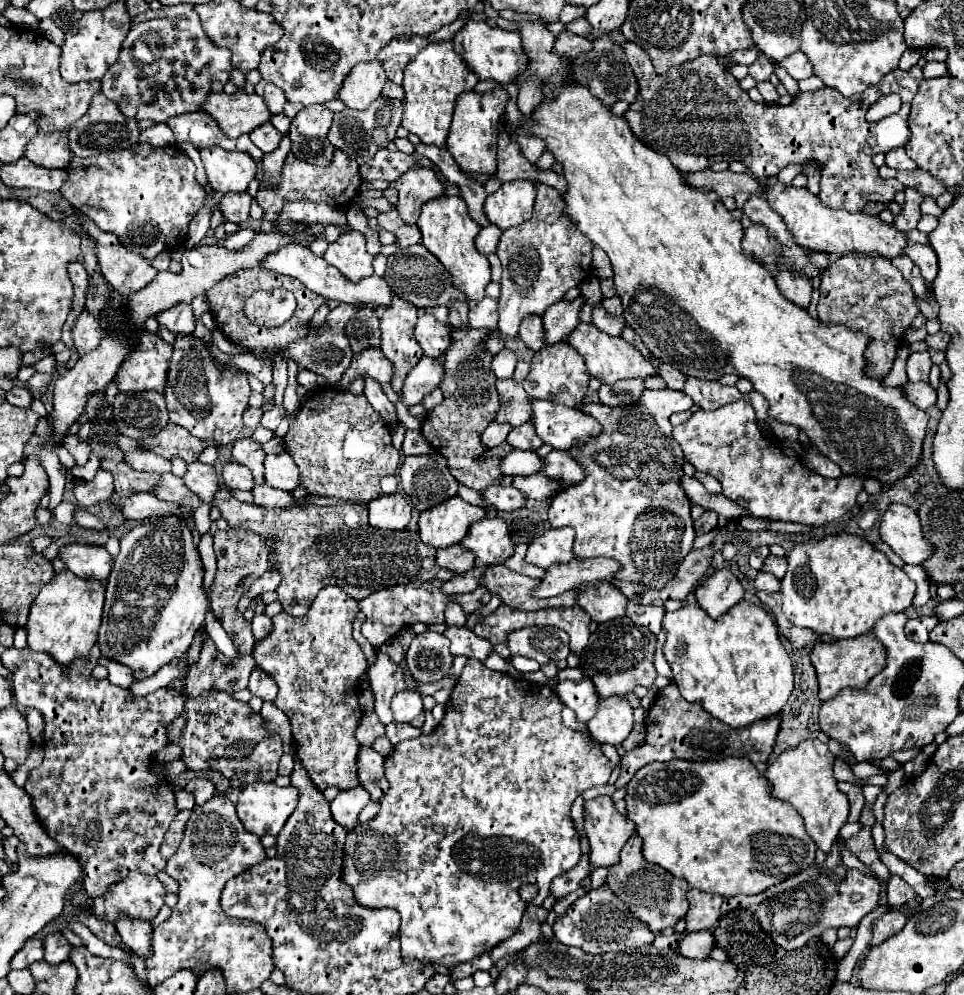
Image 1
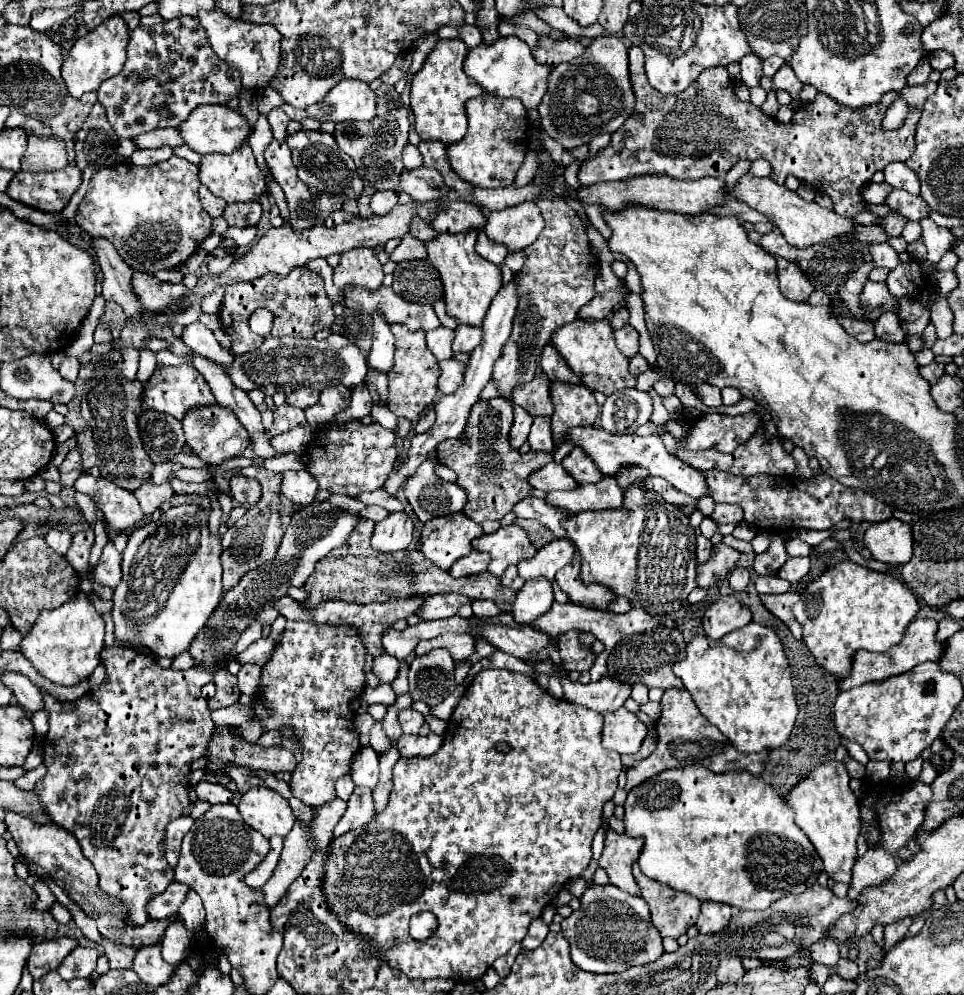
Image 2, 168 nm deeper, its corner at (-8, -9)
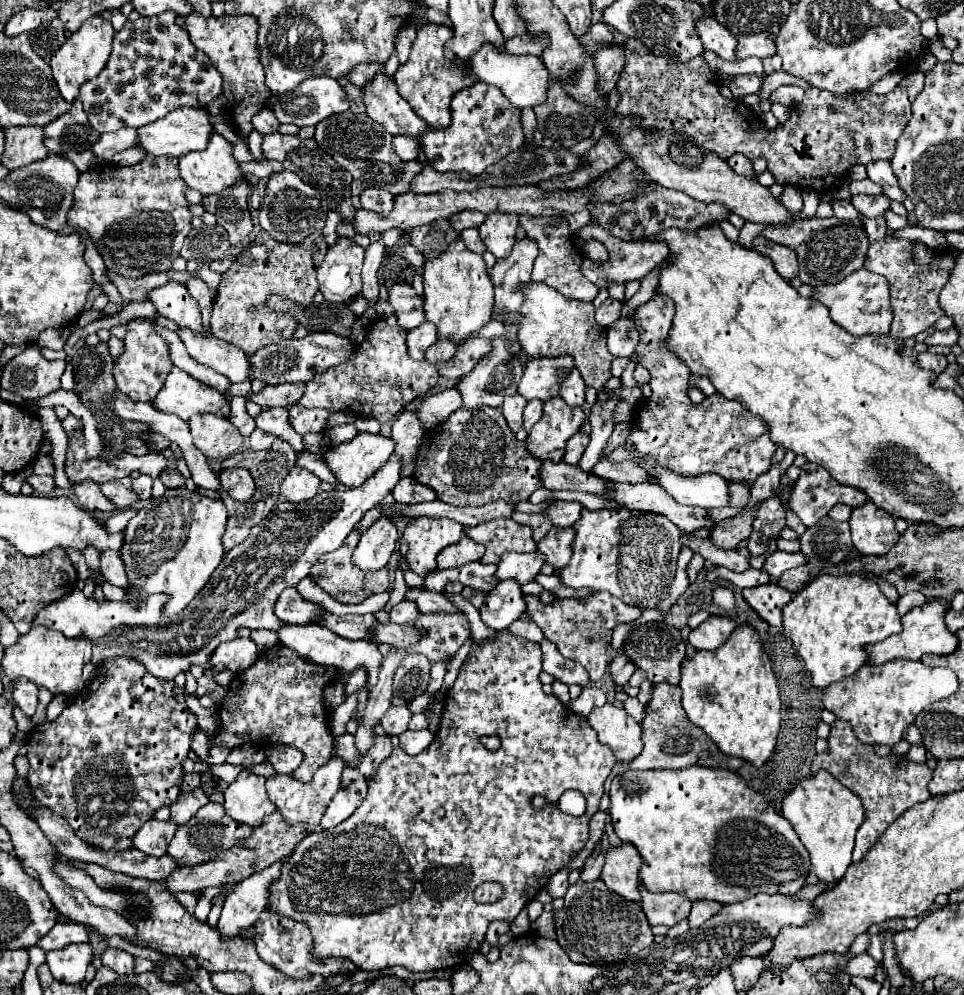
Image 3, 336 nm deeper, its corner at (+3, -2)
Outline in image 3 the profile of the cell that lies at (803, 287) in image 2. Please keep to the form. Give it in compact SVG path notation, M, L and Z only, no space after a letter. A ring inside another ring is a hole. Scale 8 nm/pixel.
M757 236L753 240L753 248L759 250L761 254L769 256L773 260L773 266L775 266L777 274L783 276L785 280L793 280L793 278L799 276L799 272L797 272L797 254L793 254L793 250L789 250L785 246L779 246L775 242L767 242L761 236Z

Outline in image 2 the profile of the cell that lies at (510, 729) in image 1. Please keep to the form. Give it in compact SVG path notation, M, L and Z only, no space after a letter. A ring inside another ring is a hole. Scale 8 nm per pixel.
M482 669L458 701L444 731L444 745L440 751L430 757L400 757L394 765L394 787L384 811L376 813L368 825L332 839L328 861L324 865L324 899L328 901L328 909L340 917L340 923L346 925L346 929L368 937L372 941L372 949L376 949L376 955L410 979L480 979L498 957L506 955L514 943L520 943L526 937L532 919L540 917L542 909L556 899L566 883L574 877L580 877L592 861L592 839L602 823L604 803L612 799L618 787L618 775L622 771L620 753L602 747L602 723L604 721L600 713L592 713L592 709L584 709L582 705L572 705L570 701L552 697L530 675L508 669ZM500 741L508 743L512 751L506 755L498 753L496 743ZM420 911L430 911L438 917L438 929L426 941L414 941L408 933L410 917Z

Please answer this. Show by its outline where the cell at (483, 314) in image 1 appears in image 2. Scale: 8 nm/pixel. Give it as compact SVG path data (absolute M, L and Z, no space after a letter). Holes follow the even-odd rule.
M460 325L456 329L456 339L452 343L452 351L454 353L470 353L472 349L476 349L476 345L480 345L482 341L482 331L478 327L468 327L468 325Z

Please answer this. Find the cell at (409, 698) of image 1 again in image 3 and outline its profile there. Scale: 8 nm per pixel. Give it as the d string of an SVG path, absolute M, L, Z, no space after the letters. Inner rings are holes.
M391 706L385 716L381 718L381 726L389 736L399 736L407 730L411 718L411 710L407 706Z

